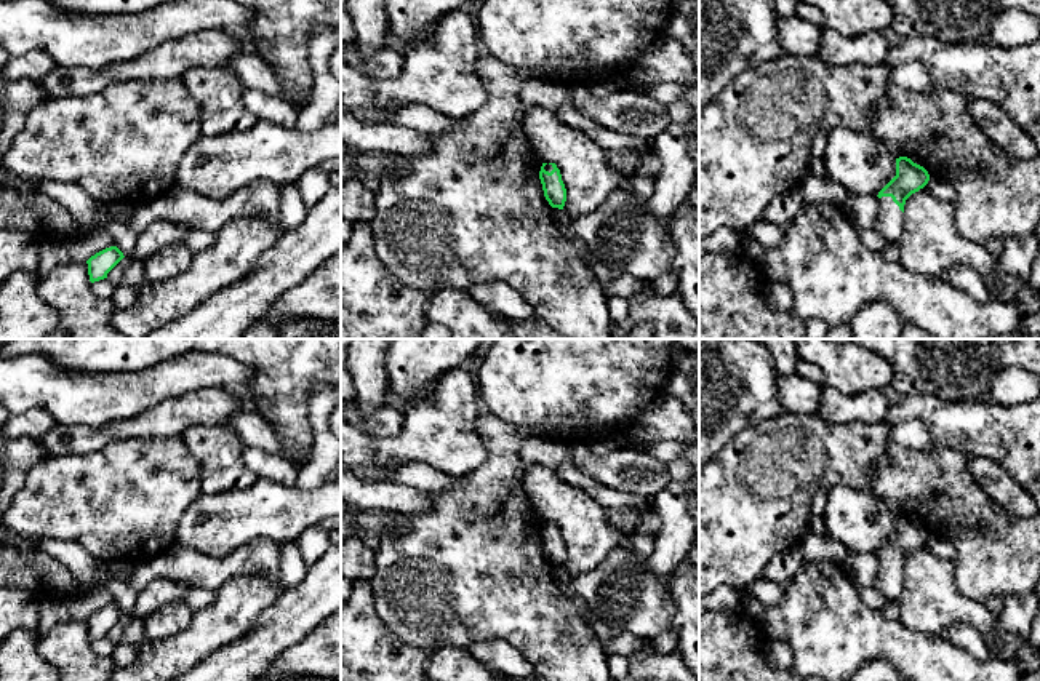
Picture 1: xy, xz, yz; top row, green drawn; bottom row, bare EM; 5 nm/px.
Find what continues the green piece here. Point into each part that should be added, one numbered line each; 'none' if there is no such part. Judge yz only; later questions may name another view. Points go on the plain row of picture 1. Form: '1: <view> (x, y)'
1: yz (890, 577)

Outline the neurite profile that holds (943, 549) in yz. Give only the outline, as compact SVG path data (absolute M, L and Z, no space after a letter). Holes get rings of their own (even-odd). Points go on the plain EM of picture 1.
M931 534L928 542L925 544L928 550L942 560L952 560L955 556L955 547L952 542L941 539L936 534Z

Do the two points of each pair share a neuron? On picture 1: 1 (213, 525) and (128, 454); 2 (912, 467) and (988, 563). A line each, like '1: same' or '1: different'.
1: different
2: same

